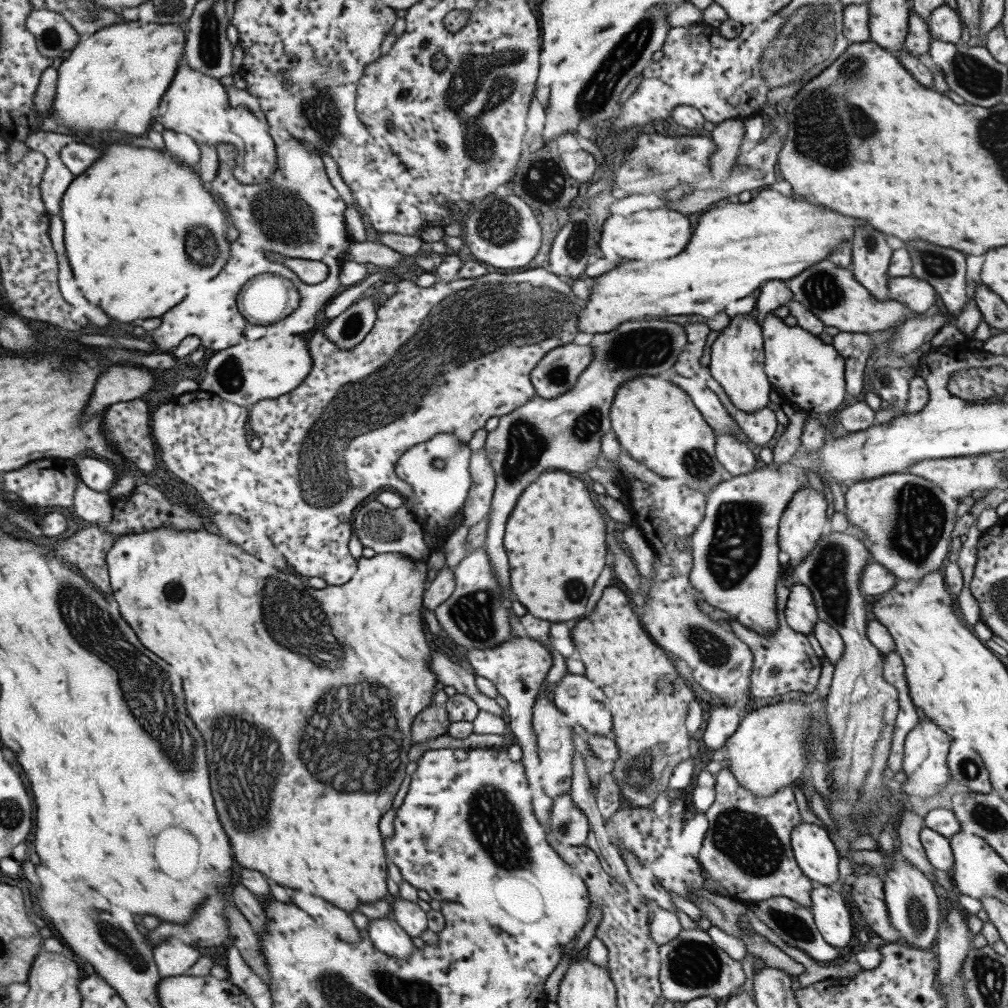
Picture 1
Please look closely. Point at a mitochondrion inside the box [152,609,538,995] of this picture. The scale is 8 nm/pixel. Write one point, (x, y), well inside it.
(248, 762)

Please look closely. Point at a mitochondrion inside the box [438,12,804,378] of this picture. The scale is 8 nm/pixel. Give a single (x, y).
(480, 85)

